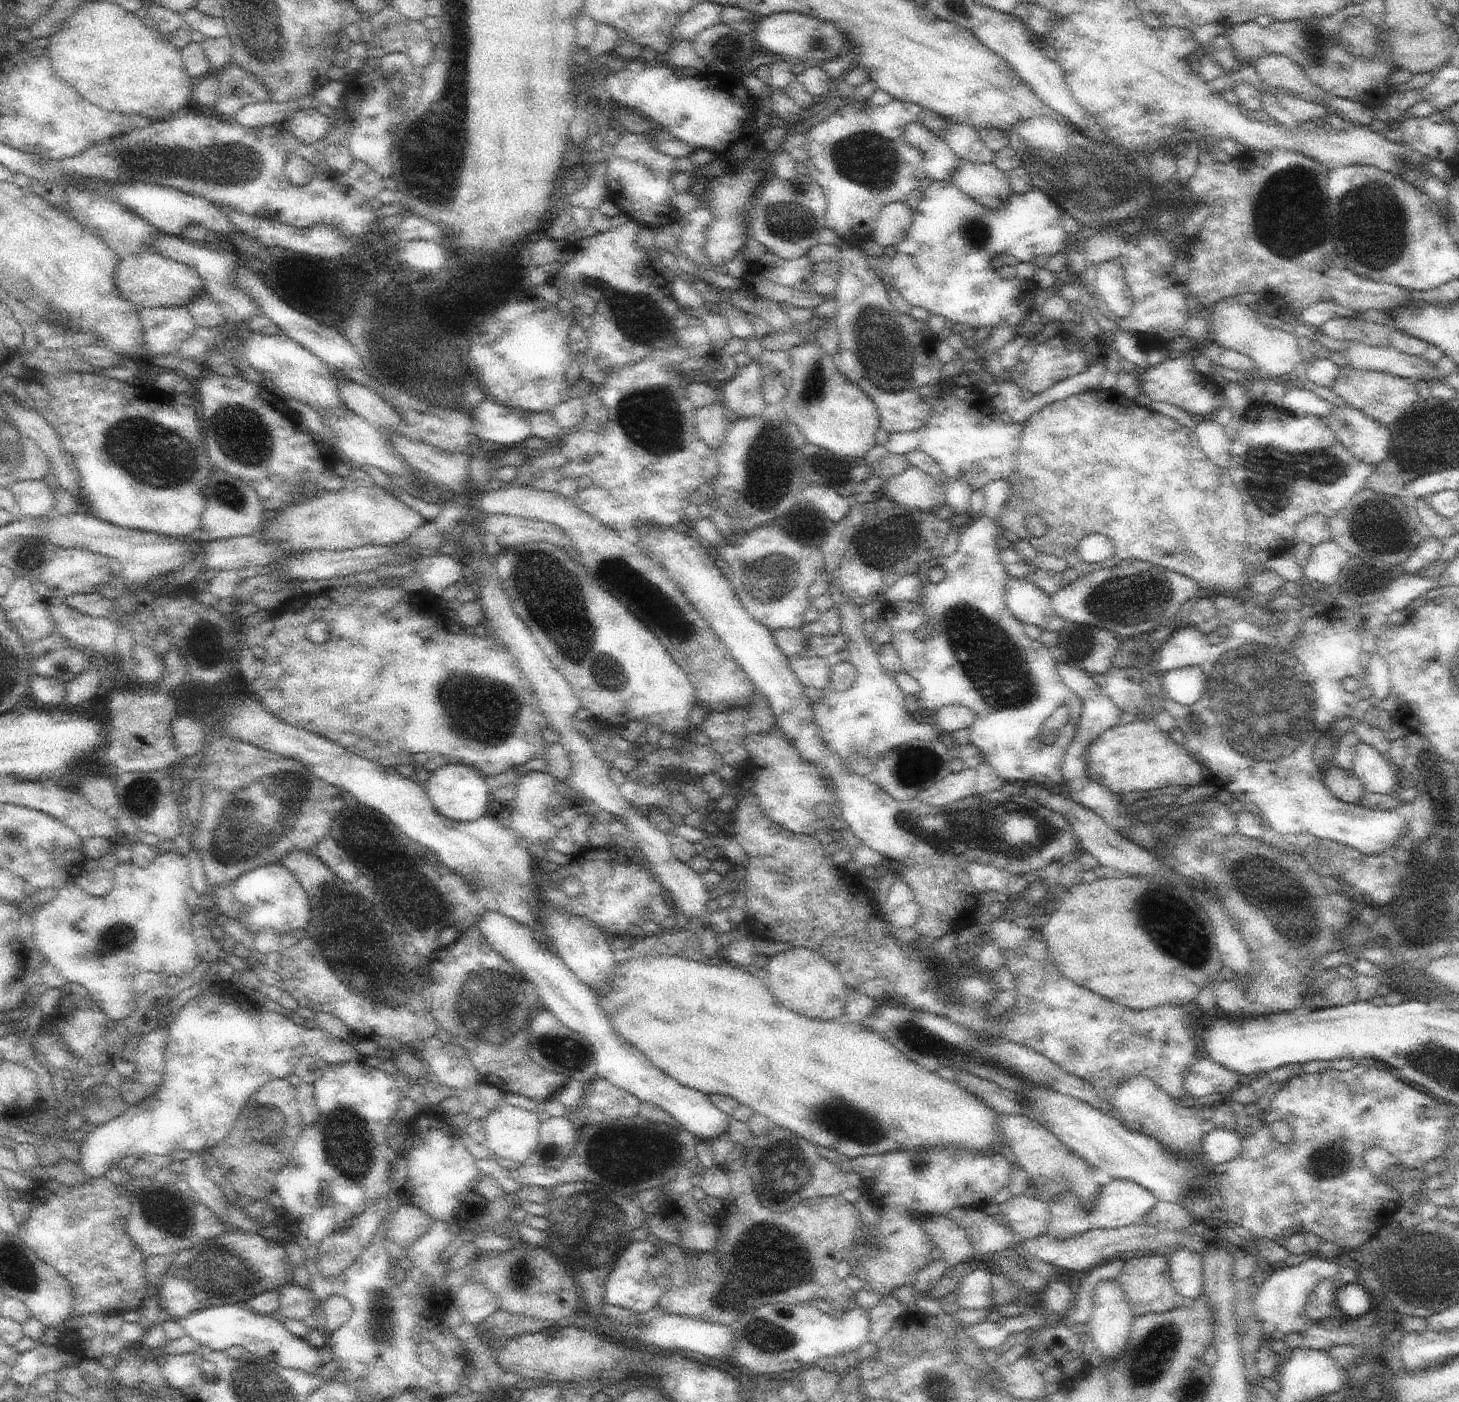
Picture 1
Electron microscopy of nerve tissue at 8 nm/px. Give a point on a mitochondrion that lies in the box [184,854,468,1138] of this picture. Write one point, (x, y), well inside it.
(366, 963)

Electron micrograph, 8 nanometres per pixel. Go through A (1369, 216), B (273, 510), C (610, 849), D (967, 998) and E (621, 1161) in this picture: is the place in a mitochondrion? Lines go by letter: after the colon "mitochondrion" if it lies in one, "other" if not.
A: mitochondrion
B: other
C: other
D: mitochondrion
E: mitochondrion

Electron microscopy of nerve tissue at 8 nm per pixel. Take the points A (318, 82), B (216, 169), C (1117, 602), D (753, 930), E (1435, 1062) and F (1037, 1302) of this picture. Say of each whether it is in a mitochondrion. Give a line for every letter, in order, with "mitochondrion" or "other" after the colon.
A: other
B: mitochondrion
C: mitochondrion
D: other
E: mitochondrion
F: other

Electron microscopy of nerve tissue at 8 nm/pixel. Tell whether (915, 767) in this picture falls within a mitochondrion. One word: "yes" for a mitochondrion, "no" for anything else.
yes

